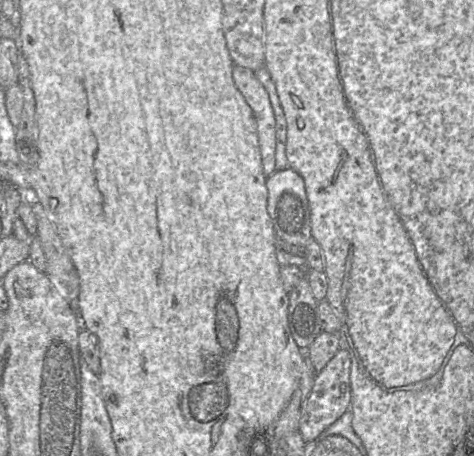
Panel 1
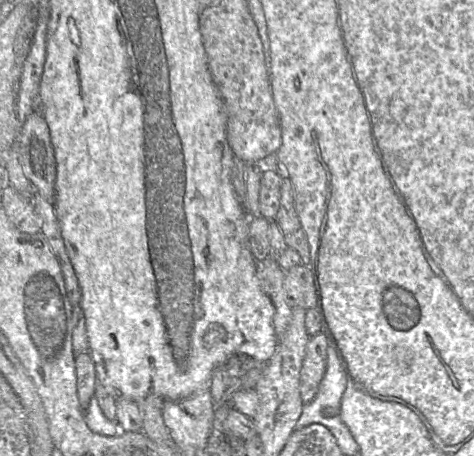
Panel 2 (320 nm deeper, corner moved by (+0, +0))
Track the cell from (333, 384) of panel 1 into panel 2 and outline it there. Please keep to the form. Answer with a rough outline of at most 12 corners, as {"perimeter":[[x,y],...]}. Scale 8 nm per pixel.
{"perimeter":[[311,336],[300,370],[304,404],[317,394],[325,374],[329,338]]}

